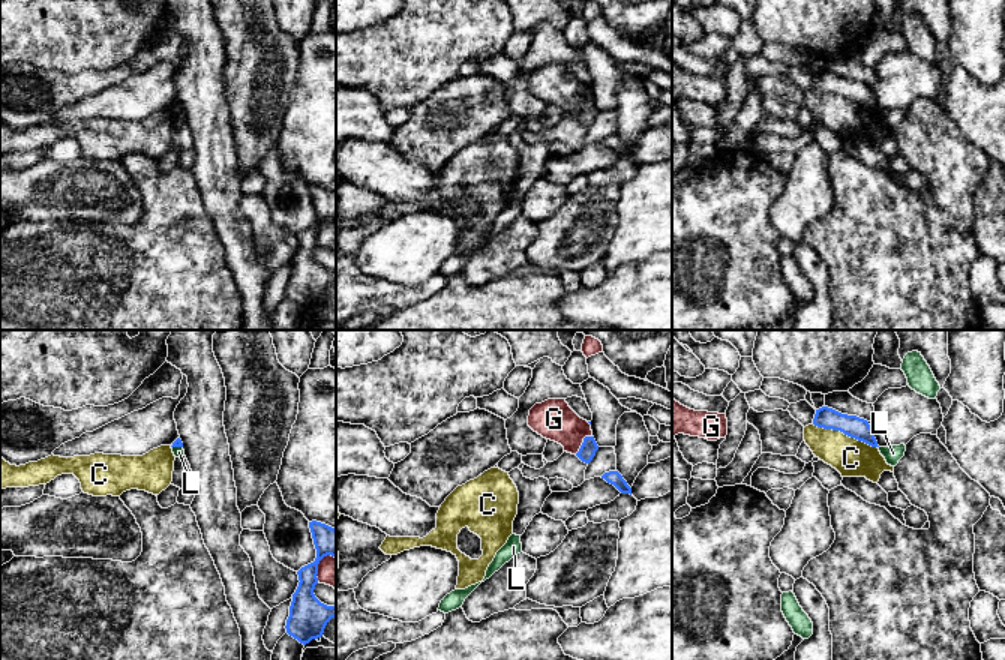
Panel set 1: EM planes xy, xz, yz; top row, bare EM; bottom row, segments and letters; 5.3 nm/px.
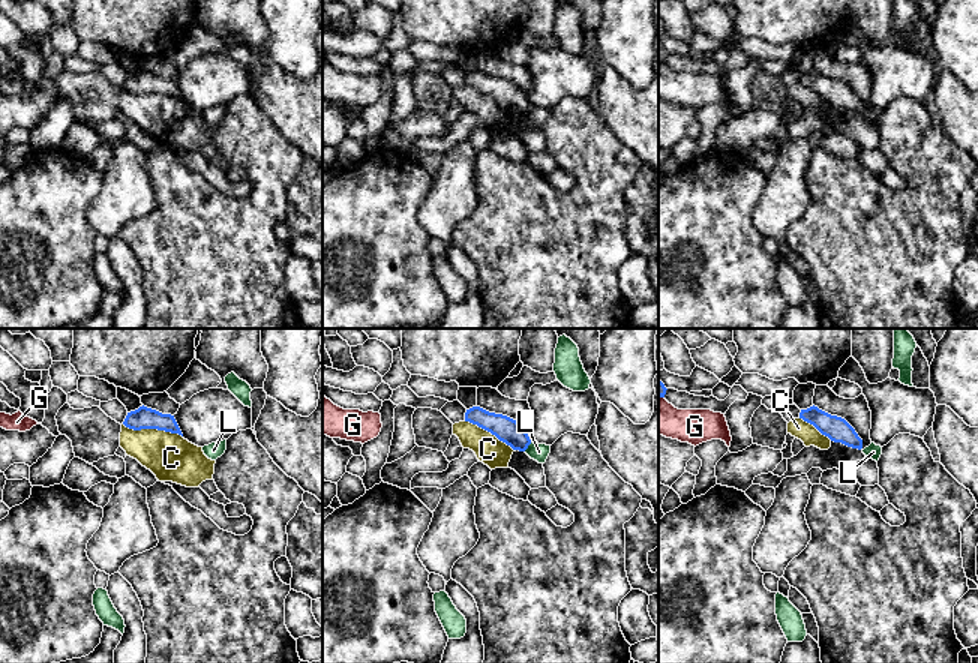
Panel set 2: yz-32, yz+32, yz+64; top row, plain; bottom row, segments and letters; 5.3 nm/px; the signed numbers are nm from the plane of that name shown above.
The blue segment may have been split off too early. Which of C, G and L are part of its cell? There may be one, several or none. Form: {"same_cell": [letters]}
{"same_cell": []}

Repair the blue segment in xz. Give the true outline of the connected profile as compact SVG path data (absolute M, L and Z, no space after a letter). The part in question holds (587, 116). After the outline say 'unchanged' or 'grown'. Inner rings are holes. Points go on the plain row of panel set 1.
M585 100L576 120L582 126L590 128L592 124L592 122L596 120L597 114L598 114L598 110L597 110L594 100Z; unchanged

